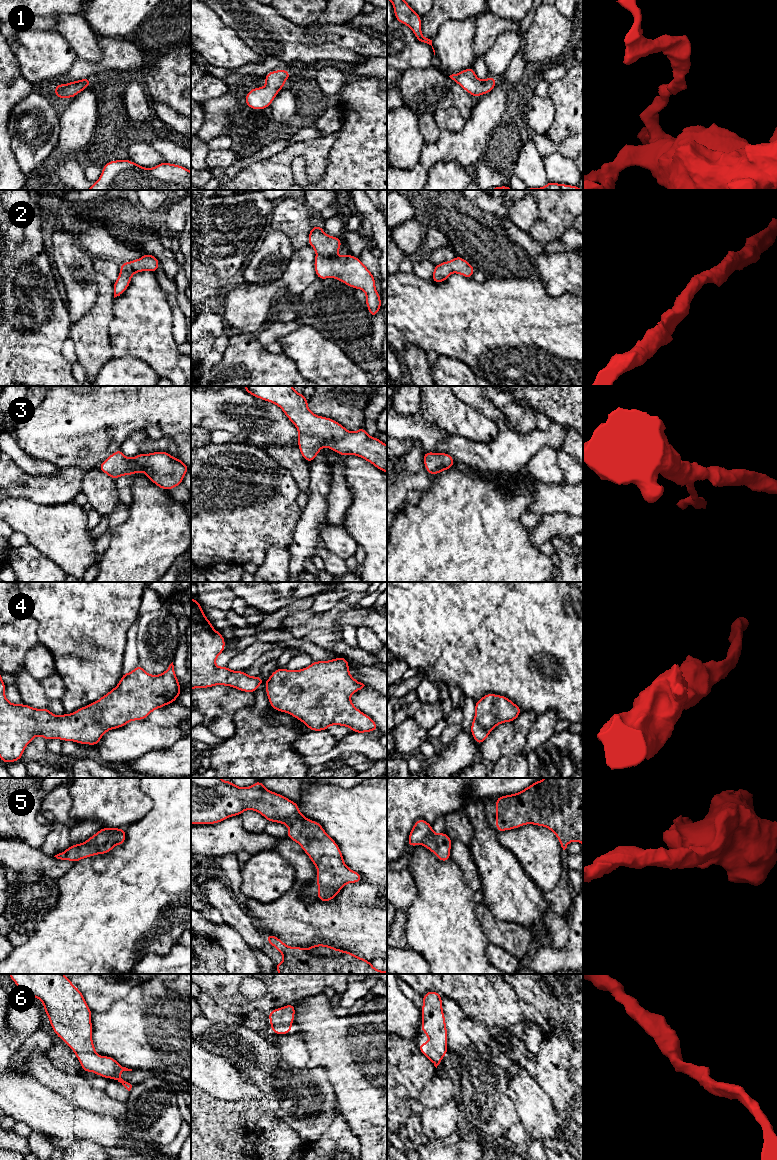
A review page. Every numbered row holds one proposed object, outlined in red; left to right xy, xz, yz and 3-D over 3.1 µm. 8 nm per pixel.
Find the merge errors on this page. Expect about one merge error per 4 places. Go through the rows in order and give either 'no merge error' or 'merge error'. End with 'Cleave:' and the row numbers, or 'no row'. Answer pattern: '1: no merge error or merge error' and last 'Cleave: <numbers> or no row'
1: no merge error
2: no merge error
3: no merge error
4: no merge error
5: no merge error
6: no merge error
Cleave: no row

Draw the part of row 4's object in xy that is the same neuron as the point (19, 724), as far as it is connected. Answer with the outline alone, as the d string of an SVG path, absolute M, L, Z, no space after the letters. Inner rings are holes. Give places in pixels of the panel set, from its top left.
M173 662L159 675L148 674L138 664L133 671L123 673L117 686L96 702L62 716L54 715L47 708L36 709L25 703L13 704L6 699L5 688L0 672L0 759L5 764L21 760L25 748L35 736L42 736L47 741L59 738L63 742L96 746L108 730L123 727L134 720L147 719L153 710L175 703L182 691Z

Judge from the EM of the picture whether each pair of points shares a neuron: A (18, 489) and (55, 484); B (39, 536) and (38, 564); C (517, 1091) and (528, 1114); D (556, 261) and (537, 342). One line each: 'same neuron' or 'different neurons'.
A: same neuron
B: different neurons
C: same neuron
D: different neurons

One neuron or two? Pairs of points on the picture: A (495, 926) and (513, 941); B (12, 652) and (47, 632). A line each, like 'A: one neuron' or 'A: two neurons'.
A: one neuron
B: two neurons

